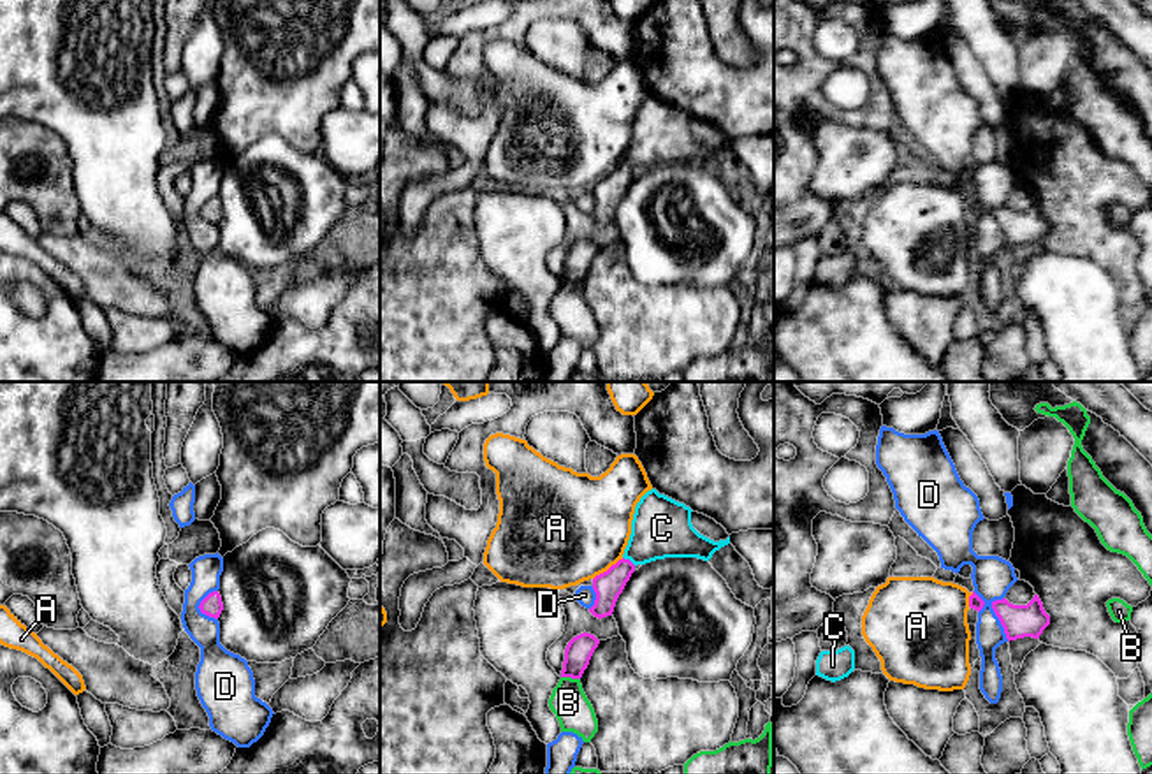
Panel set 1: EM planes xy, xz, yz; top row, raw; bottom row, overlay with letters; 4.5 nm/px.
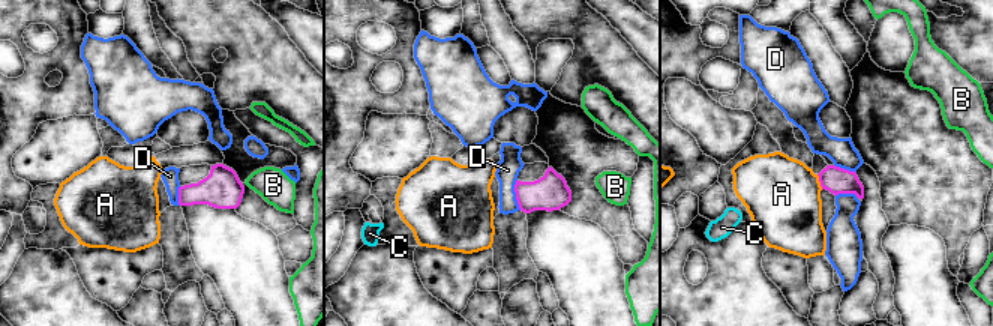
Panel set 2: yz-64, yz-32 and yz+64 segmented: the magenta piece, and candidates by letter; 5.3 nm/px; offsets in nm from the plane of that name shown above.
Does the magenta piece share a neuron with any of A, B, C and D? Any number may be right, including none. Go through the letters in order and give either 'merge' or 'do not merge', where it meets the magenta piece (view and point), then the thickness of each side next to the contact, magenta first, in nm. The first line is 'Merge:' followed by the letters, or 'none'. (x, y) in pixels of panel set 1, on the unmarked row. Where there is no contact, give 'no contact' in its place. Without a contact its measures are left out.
Merge: C
A: do not merge; meets magenta in xz at (609, 175); 130 nm thick on the magenta side, 500 nm on the other
B: do not merge; meets magenta in xz at (570, 282); 120 nm thick on the magenta side, 170 nm on the other
C: merge; meets magenta in xz at (628, 166); 130 nm thick on the magenta side, 280 nm on the other
D: do not merge; meets magenta in yz at (998, 222); 150 nm thick on the magenta side, 190 nm on the other

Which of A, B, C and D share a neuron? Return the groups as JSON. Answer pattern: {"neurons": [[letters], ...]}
{"neurons": [["A"], ["B"], ["C"], ["D"]]}

